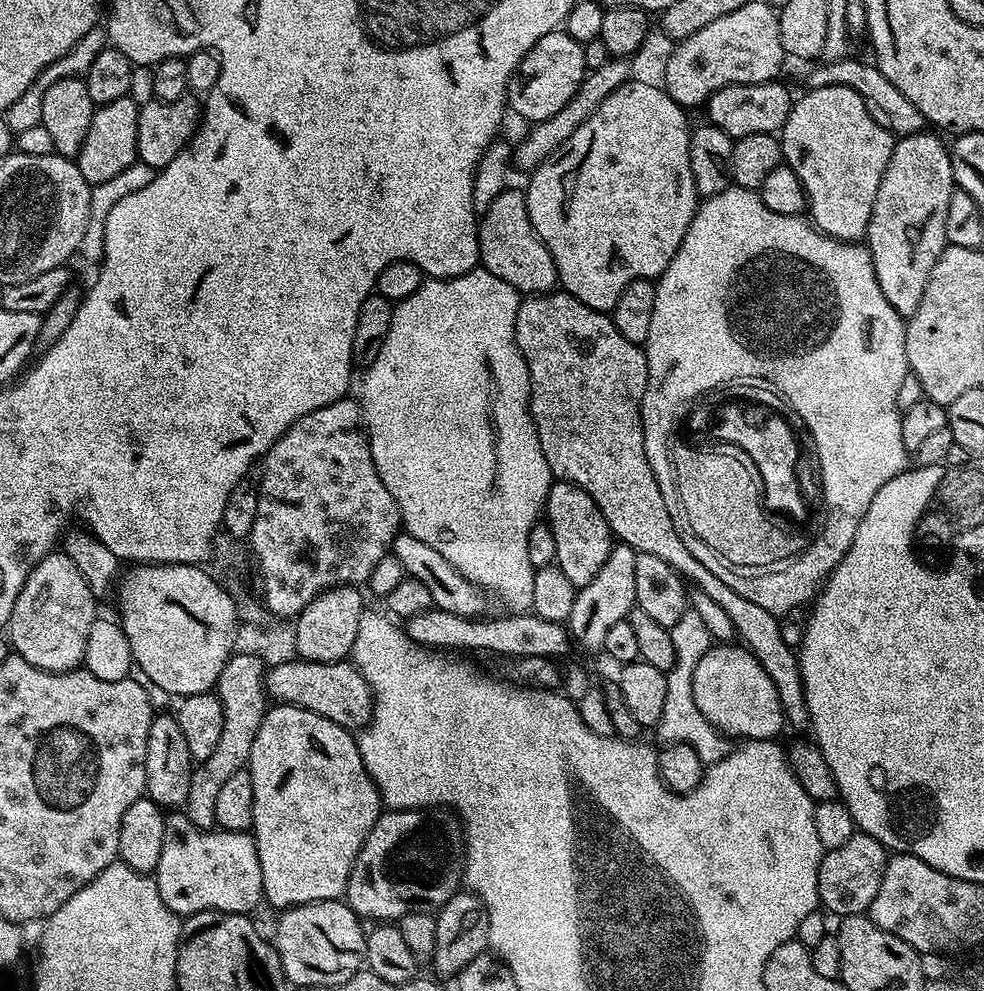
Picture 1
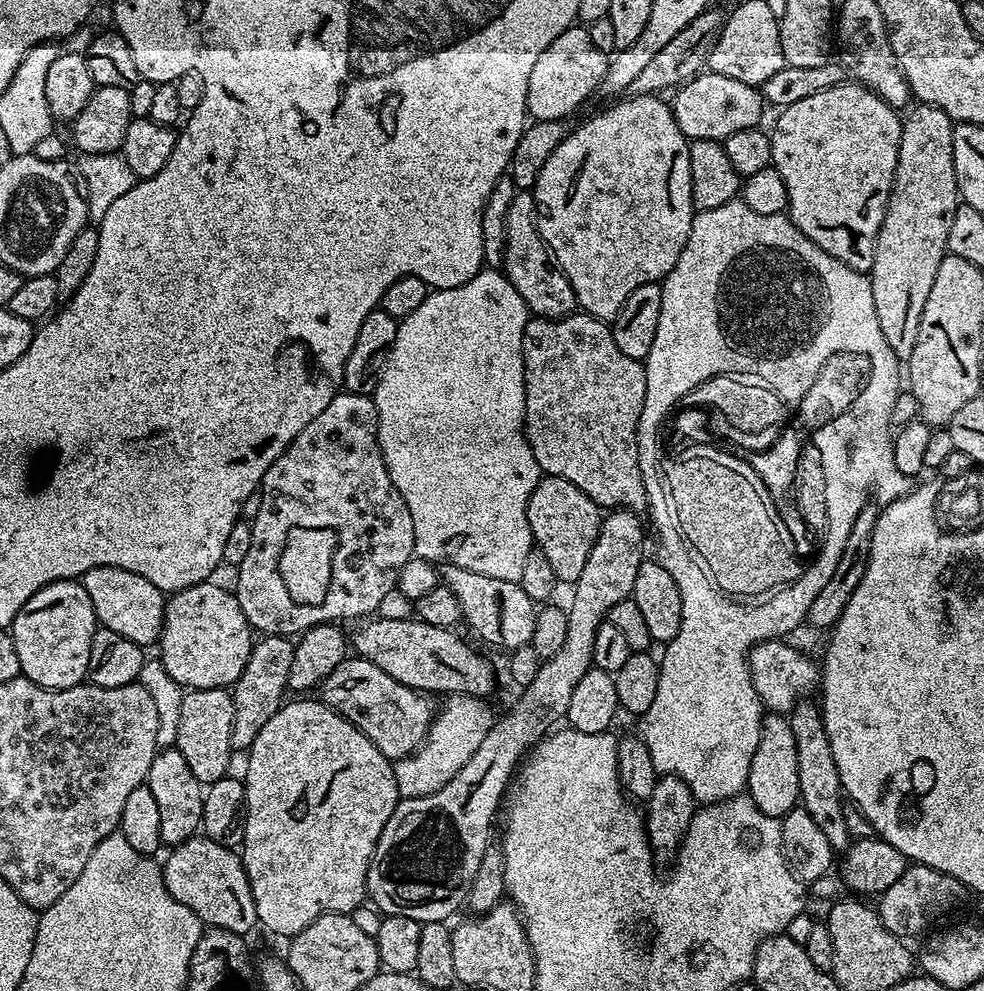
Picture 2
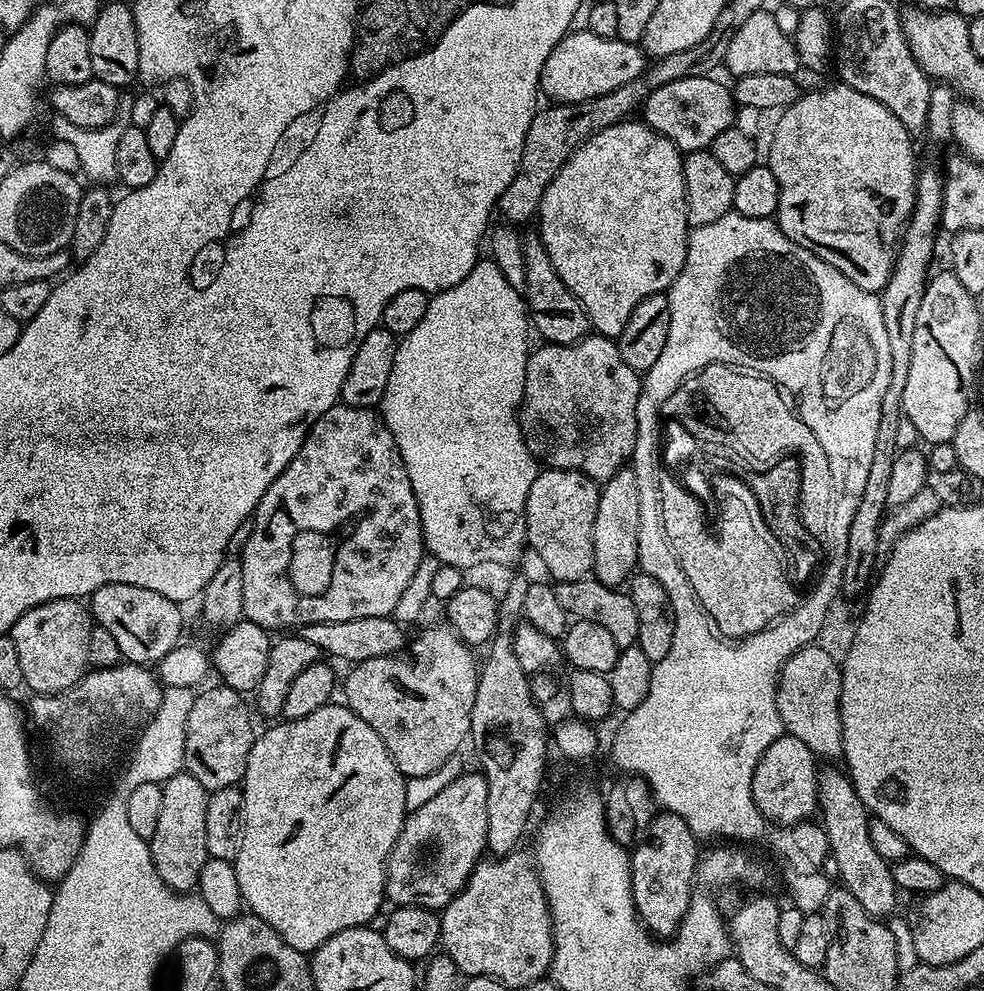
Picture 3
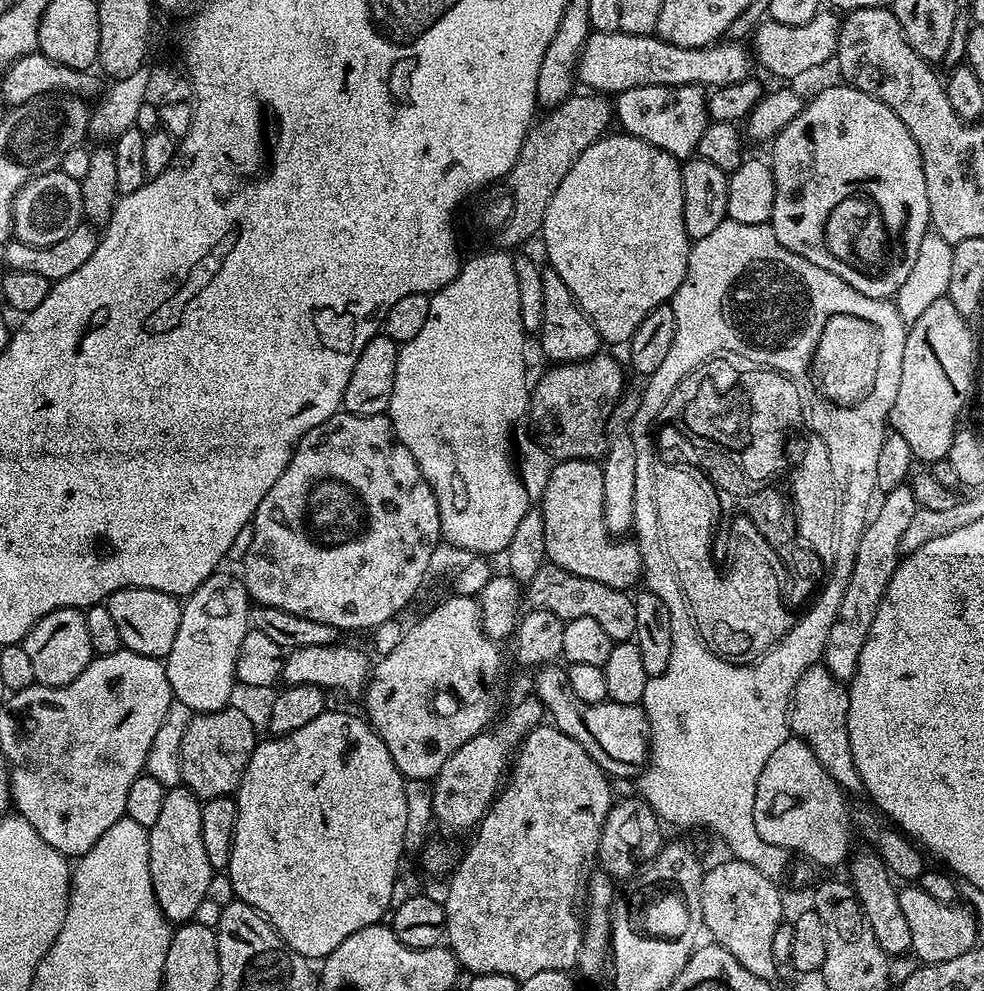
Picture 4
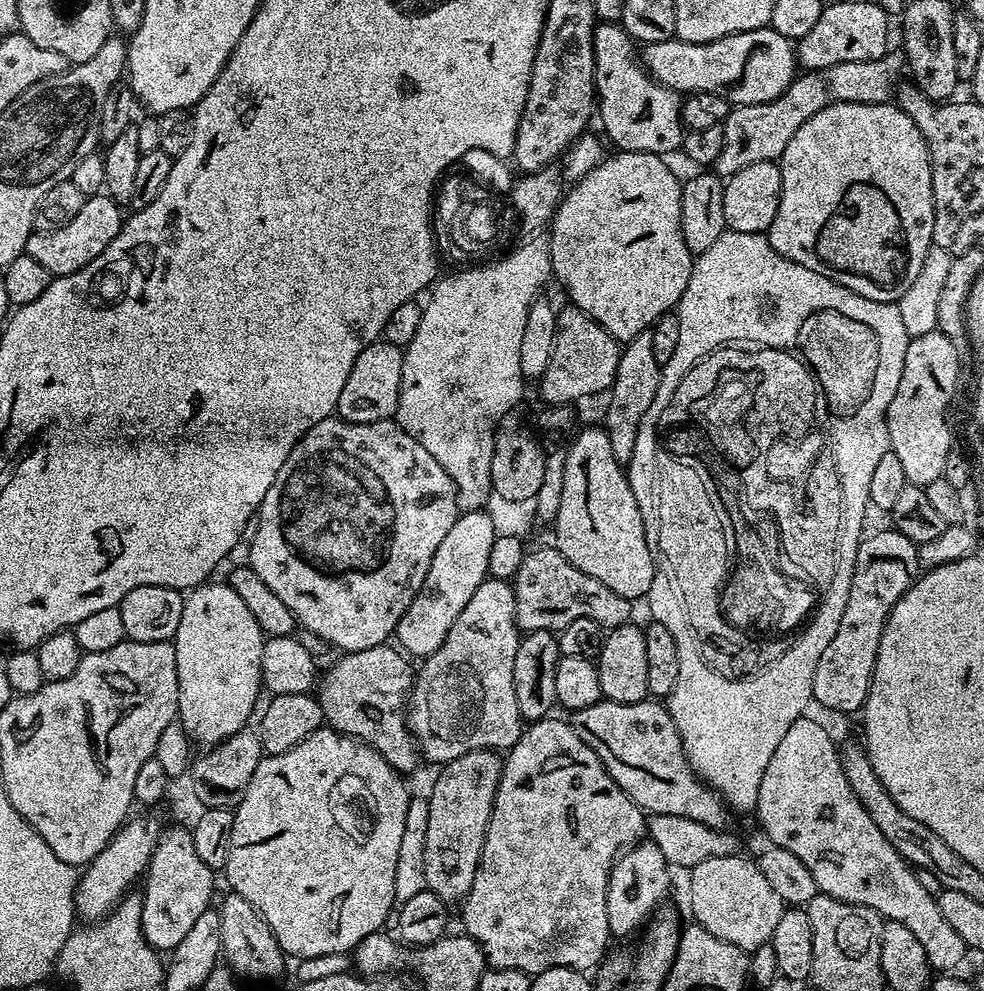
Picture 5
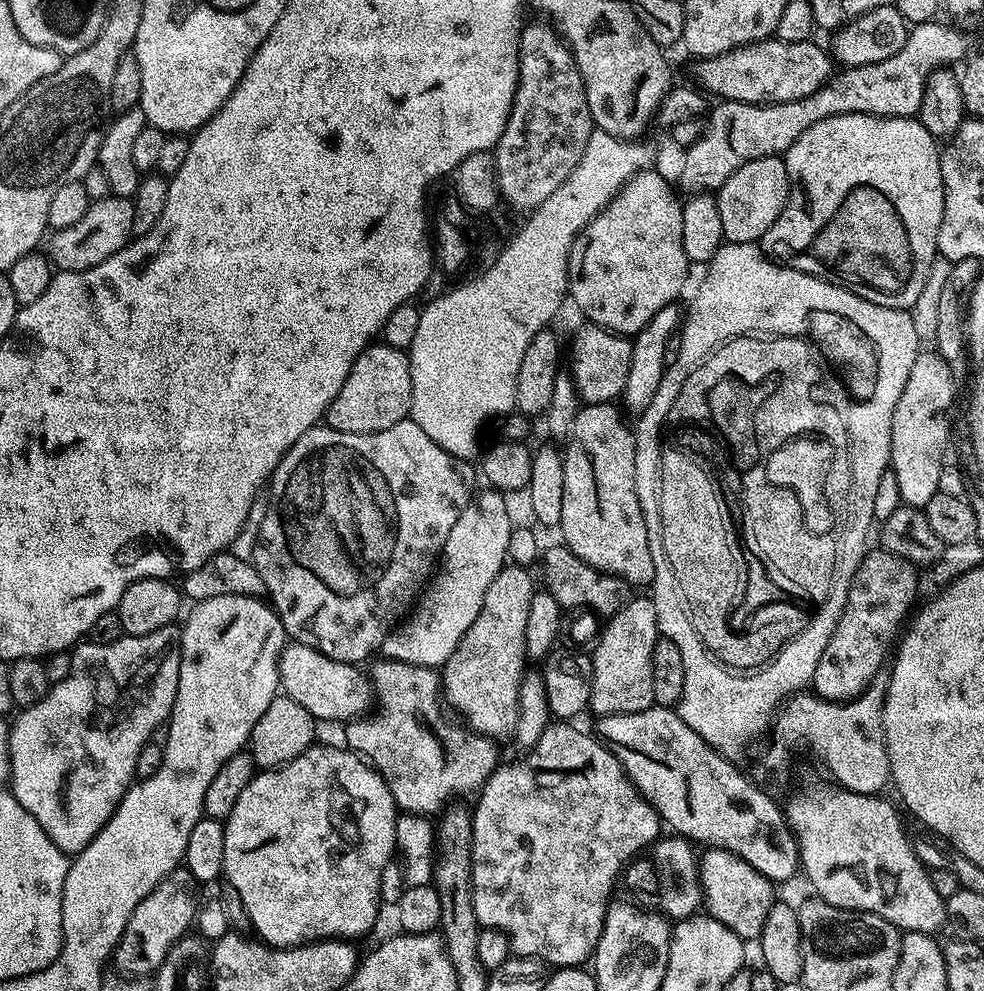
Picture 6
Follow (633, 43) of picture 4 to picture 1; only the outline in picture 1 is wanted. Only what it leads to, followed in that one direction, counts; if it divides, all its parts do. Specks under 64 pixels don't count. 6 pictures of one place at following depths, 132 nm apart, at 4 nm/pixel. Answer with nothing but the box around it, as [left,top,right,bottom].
[508,30,587,122]

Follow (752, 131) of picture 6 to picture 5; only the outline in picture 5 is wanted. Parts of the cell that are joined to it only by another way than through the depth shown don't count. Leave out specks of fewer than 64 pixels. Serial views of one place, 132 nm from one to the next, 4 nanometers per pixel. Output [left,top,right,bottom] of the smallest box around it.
[714,50,906,177]

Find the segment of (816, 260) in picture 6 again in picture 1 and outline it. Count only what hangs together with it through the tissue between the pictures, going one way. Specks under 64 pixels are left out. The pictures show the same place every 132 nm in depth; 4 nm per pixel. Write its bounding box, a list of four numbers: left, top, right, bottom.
[778,86,894,242]

